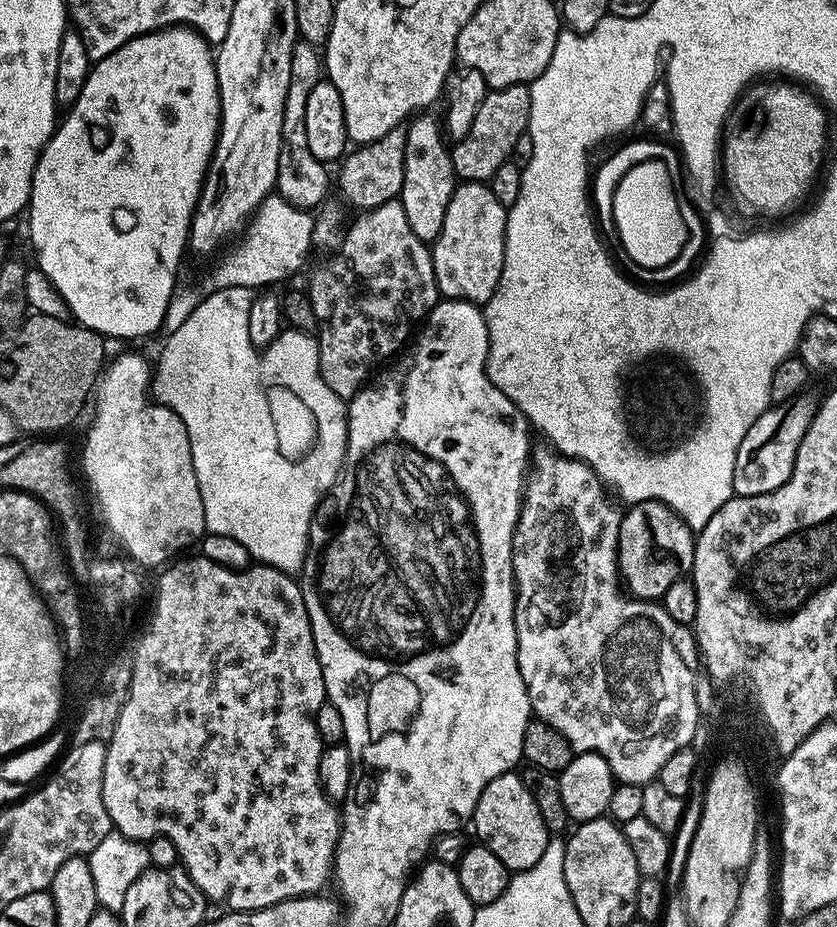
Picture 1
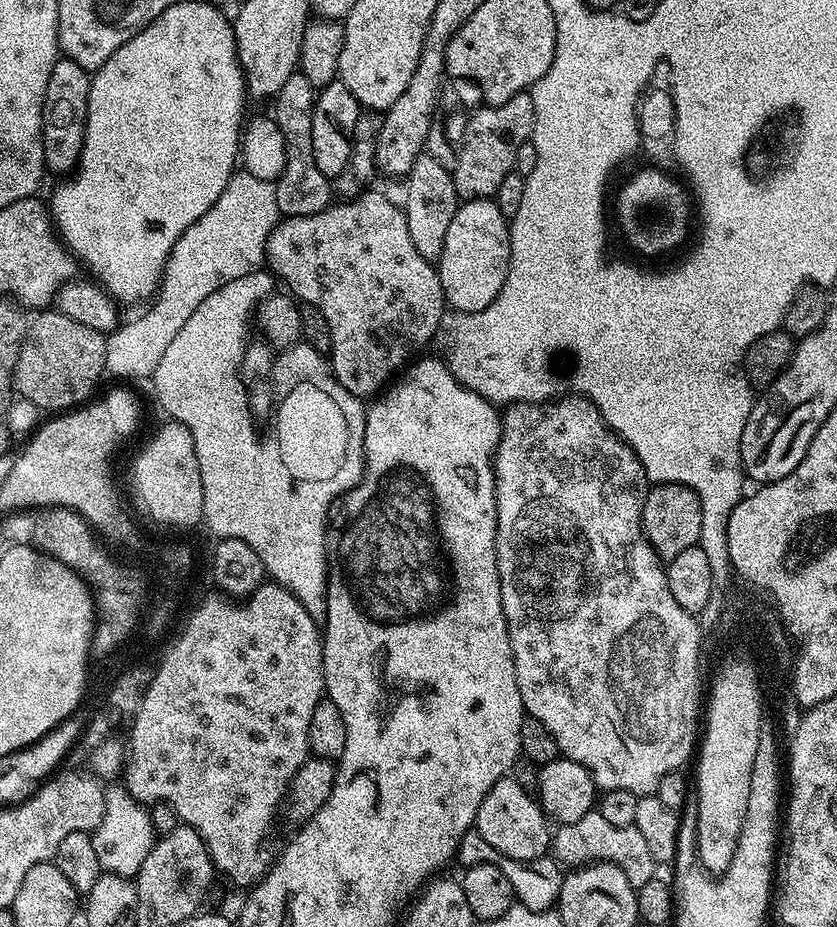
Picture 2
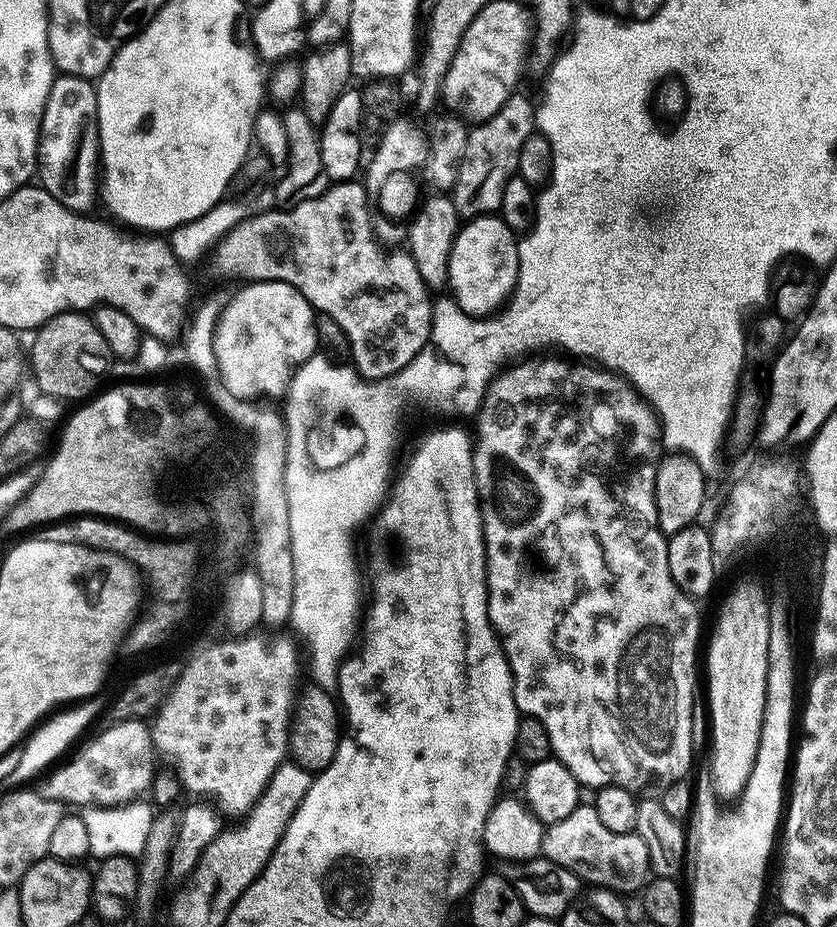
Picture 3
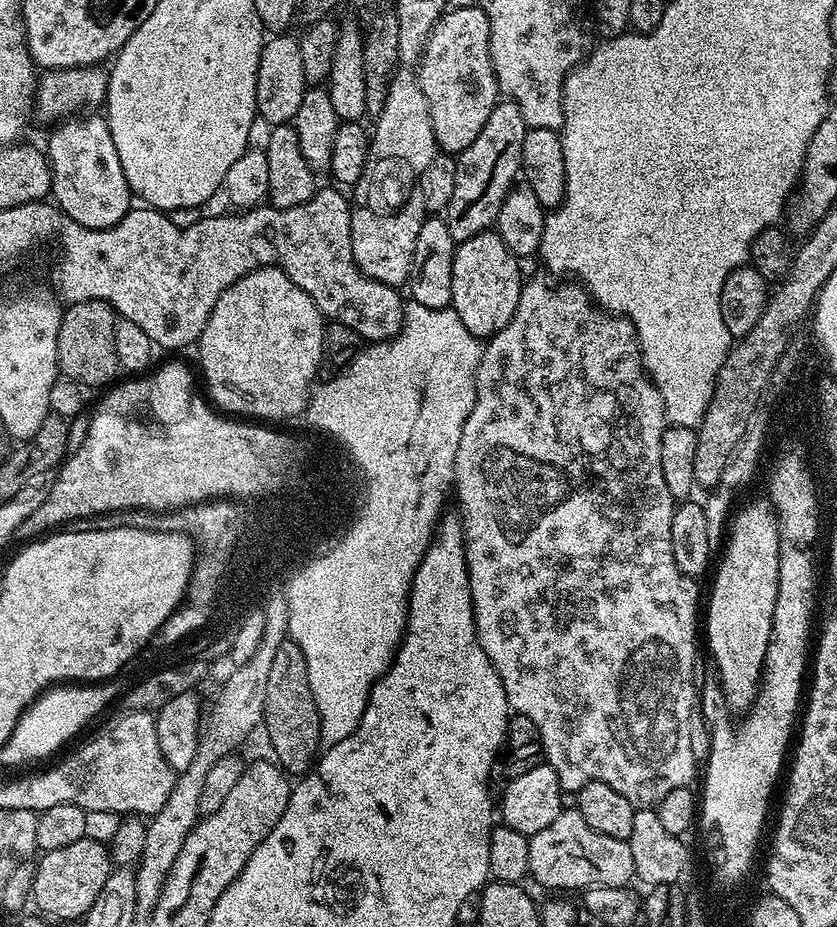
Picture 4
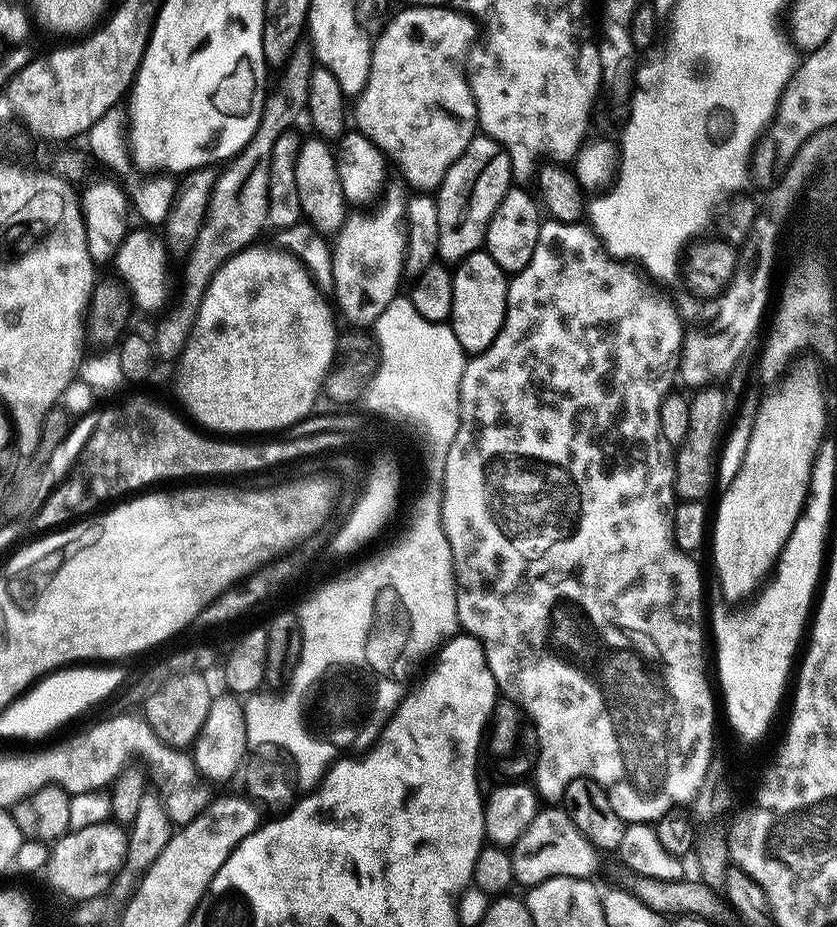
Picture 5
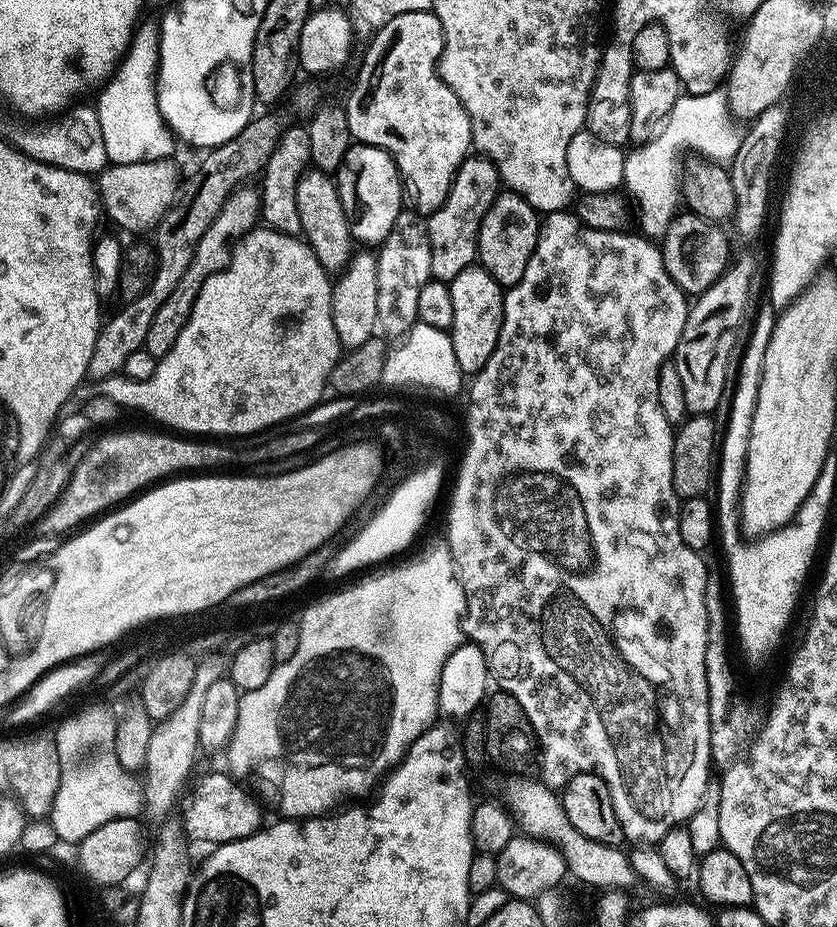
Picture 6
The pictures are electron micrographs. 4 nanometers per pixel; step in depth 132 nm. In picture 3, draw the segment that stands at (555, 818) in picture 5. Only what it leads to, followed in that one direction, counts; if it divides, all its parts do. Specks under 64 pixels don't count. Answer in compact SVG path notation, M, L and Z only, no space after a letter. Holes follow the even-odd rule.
M587 802L577 804L566 818L545 827L542 856L573 872L585 885L617 894L639 893L650 879L650 854L646 854L646 842L642 842L635 832L614 834L614 830L606 830L595 807Z

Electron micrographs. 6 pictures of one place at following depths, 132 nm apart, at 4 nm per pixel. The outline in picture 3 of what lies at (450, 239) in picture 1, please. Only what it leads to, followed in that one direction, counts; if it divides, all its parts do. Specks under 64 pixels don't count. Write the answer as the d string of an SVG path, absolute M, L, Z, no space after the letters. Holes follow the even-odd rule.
M499 215L473 216L461 227L450 250L448 288L451 299L467 316L493 315L511 297L520 269L518 236Z

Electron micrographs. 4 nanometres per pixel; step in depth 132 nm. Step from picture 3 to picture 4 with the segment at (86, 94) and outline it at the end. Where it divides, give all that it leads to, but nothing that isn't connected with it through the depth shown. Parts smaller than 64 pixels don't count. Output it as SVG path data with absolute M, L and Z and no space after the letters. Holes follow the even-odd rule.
M96 114L89 116L92 117L65 119L51 129L53 132L46 147L52 172L51 195L67 219L87 229L108 229L131 211L132 191L122 171L107 121Z

